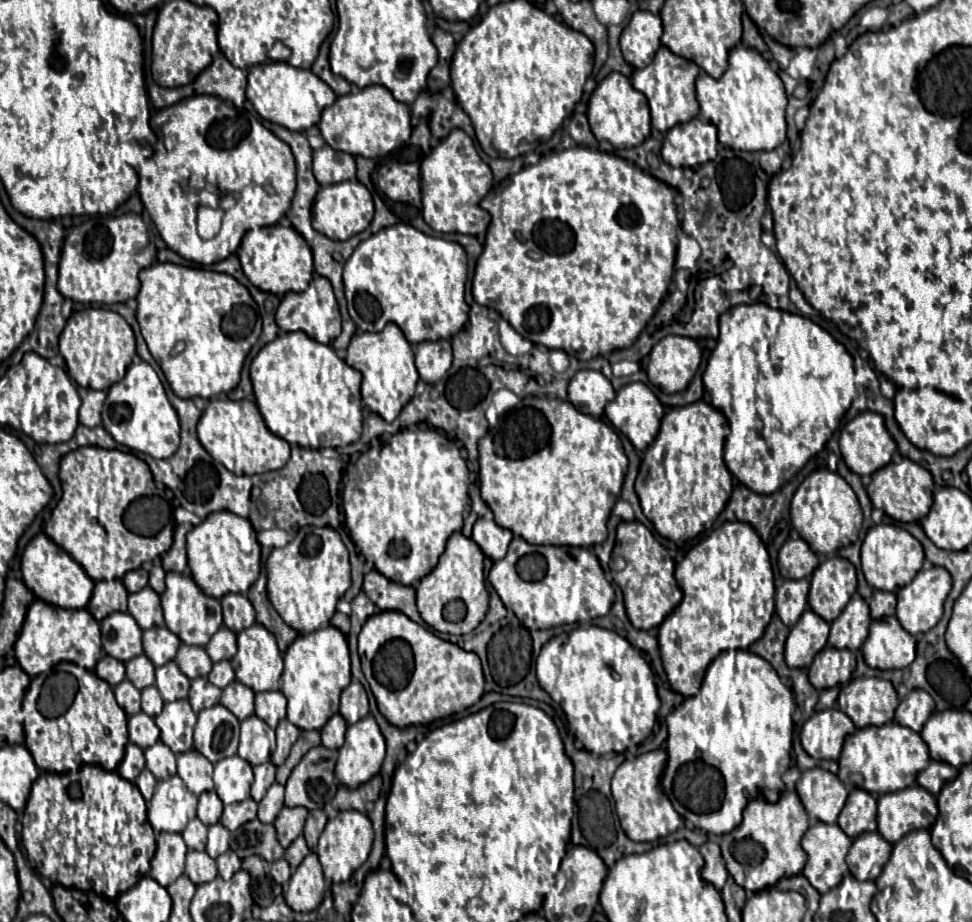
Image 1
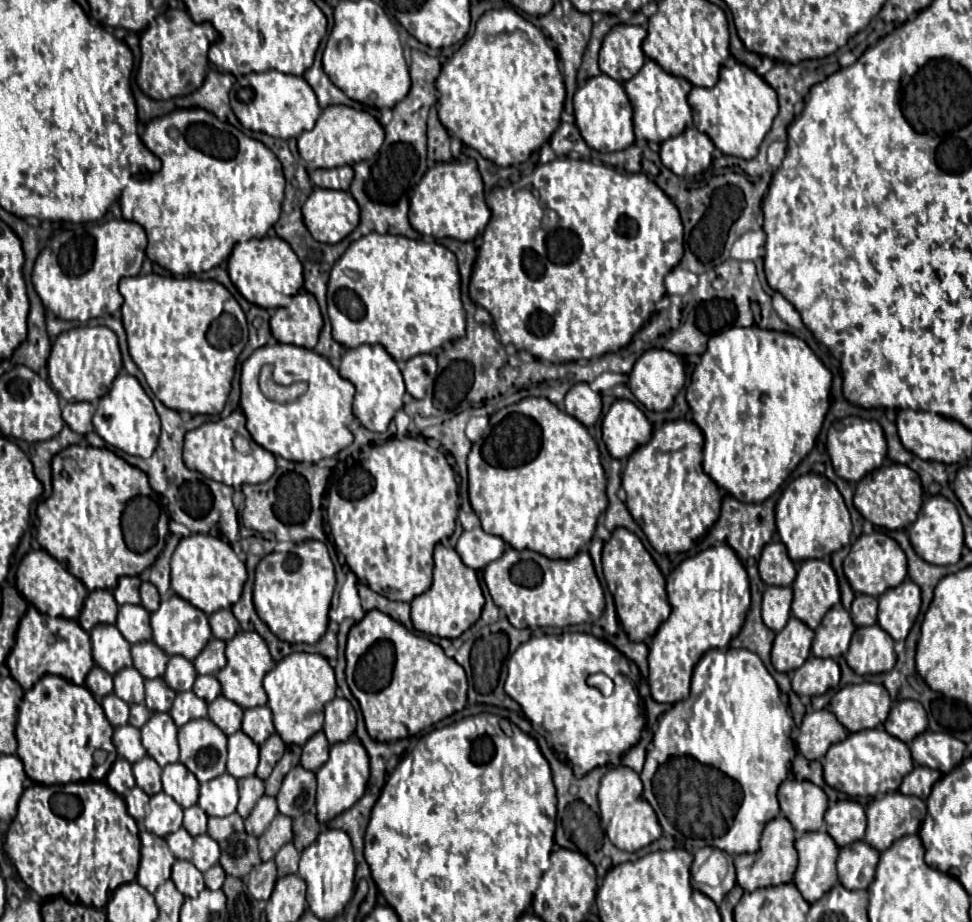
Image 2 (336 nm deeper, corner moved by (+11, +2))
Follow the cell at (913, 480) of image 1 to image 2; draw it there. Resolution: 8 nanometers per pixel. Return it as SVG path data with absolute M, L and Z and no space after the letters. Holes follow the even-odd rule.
M888 465L880 467L872 473L868 473L856 487L854 493L854 507L862 513L864 519L870 523L896 531L896 529L906 529L916 521L918 509L922 505L922 483L918 473L914 473L910 467L904 465Z

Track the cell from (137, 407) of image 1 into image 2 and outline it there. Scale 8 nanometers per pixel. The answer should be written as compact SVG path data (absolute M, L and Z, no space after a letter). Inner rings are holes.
M120 373L114 379L110 391L104 397L100 397L94 413L94 429L108 445L124 453L138 455L144 459L148 459L154 453L160 437L160 419L152 399L146 395L144 387L134 375Z

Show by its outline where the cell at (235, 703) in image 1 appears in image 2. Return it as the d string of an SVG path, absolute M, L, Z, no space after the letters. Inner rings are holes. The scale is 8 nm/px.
M218 695L210 707L208 707L208 717L226 733L232 735L240 729L242 725L242 713L244 709L240 705L236 705L234 701L226 699L224 695Z

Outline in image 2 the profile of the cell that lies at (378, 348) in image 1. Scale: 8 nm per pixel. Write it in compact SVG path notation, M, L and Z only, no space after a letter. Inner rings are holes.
M360 345L354 349L346 349L340 363L340 375L348 379L356 387L354 395L354 415L358 421L370 431L386 431L394 413L402 409L402 397L406 393L402 373L394 361L394 357L382 345Z

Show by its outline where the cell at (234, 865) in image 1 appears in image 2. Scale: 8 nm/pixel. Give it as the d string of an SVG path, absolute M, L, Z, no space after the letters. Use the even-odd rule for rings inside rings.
M220 865L210 867L210 869L204 873L206 887L208 887L208 889L212 889L212 891L220 889L220 887L222 887L222 883L224 883L224 877L226 877L226 873L224 873L224 869L222 869Z

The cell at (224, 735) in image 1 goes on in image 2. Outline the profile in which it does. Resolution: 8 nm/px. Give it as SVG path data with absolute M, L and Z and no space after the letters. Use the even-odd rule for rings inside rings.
M208 717L192 719L178 729L180 763L184 763L200 783L226 771L226 735Z

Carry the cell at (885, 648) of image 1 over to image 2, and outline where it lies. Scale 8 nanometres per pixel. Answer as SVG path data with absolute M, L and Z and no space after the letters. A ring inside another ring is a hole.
M858 627L846 653L848 665L860 675L878 675L890 671L896 663L892 637L880 627Z

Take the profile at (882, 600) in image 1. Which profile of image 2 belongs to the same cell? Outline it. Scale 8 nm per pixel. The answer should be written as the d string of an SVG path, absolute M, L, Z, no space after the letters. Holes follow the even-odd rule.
M856 595L852 601L850 615L858 627L876 623L876 611L878 611L878 599L872 595Z

